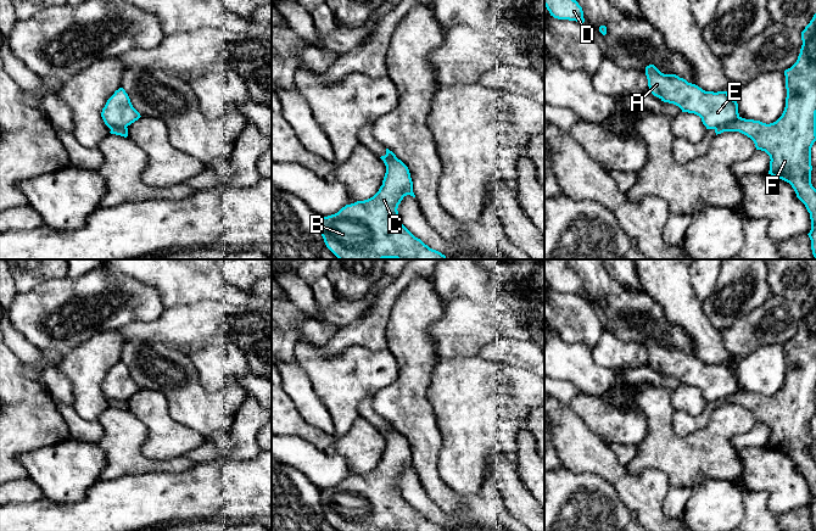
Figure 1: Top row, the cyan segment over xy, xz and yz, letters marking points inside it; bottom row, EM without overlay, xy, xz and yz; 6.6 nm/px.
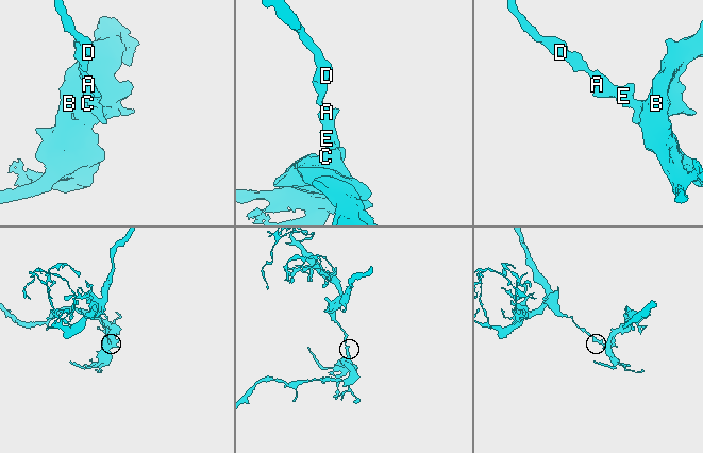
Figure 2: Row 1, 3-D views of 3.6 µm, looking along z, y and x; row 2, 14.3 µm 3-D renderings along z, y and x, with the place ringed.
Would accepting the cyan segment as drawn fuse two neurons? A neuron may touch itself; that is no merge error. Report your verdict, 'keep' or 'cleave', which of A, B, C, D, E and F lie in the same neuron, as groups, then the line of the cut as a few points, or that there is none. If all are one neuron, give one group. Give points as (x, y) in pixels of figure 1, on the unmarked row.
cleave; groups A D E / B C F; cut yz (739, 390), (715, 402)

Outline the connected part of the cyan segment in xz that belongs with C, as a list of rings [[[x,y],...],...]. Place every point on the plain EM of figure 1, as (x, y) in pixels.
[[[398,431],[384,432],[386,446],[379,464],[370,471],[346,477],[337,486],[320,492],[320,507],[337,531],[446,531],[415,510],[401,494],[398,477],[413,465],[408,440]]]

